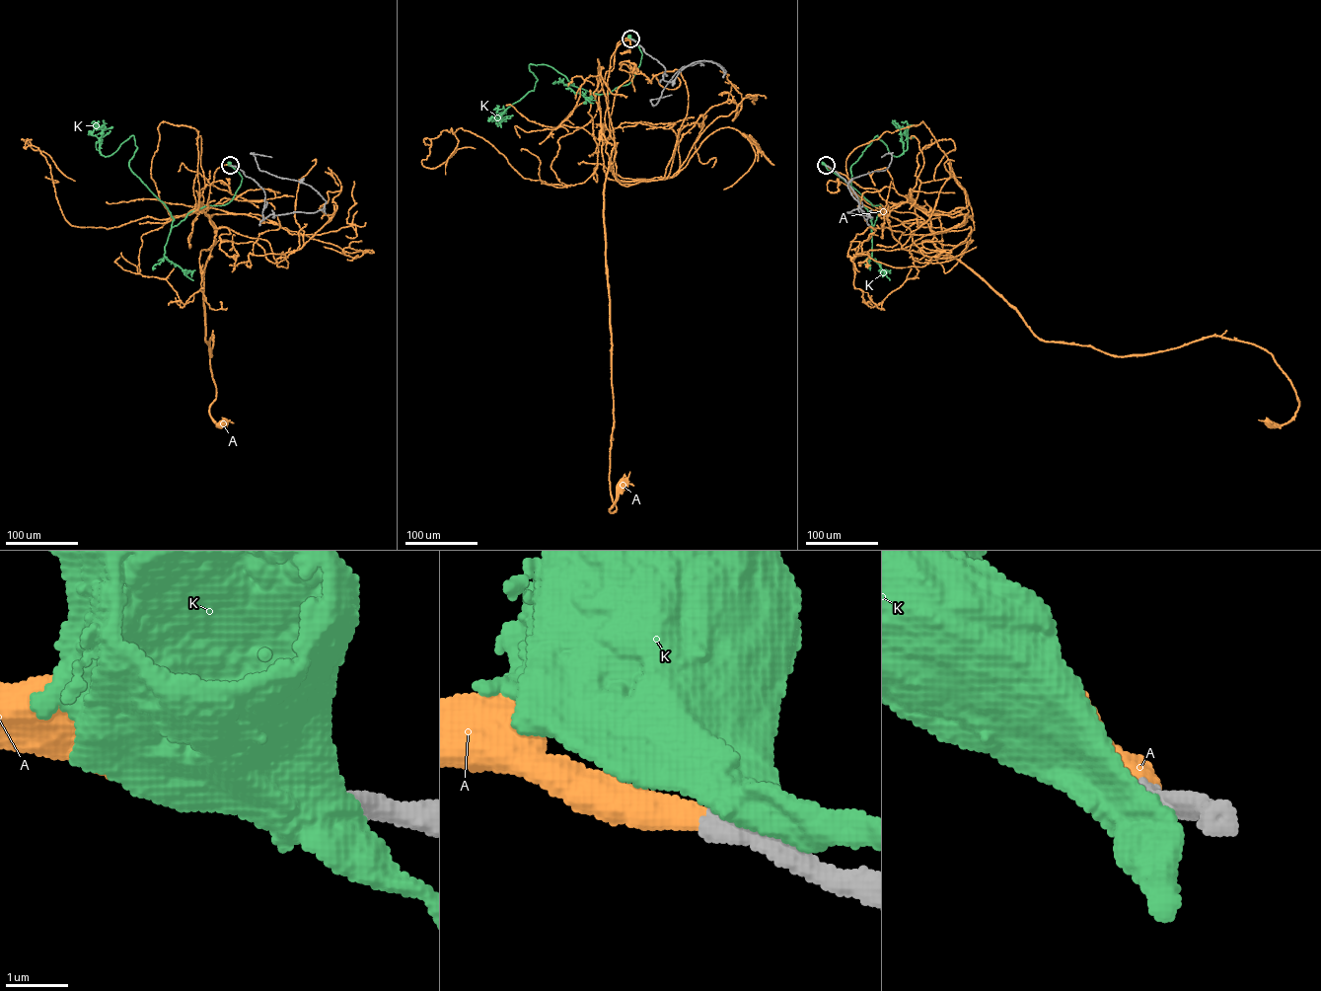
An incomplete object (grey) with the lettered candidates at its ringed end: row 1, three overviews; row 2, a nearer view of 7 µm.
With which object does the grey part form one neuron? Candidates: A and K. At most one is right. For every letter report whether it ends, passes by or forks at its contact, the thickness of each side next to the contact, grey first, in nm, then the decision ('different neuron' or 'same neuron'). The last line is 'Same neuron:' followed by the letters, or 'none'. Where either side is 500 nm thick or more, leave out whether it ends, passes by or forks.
A: it ends there; 360 nm thick on the grey side, 380 nm on the other; same neuron
K: 500 nm thick on the grey side, 600 nm on the other; different neuron
Same neuron: A

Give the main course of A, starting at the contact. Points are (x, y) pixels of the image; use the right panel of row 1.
A: (826, 165), (925, 213), (932, 243), (1043, 340), (1121, 356), (1213, 336), (1265, 349), (1299, 402), (1272, 422)

